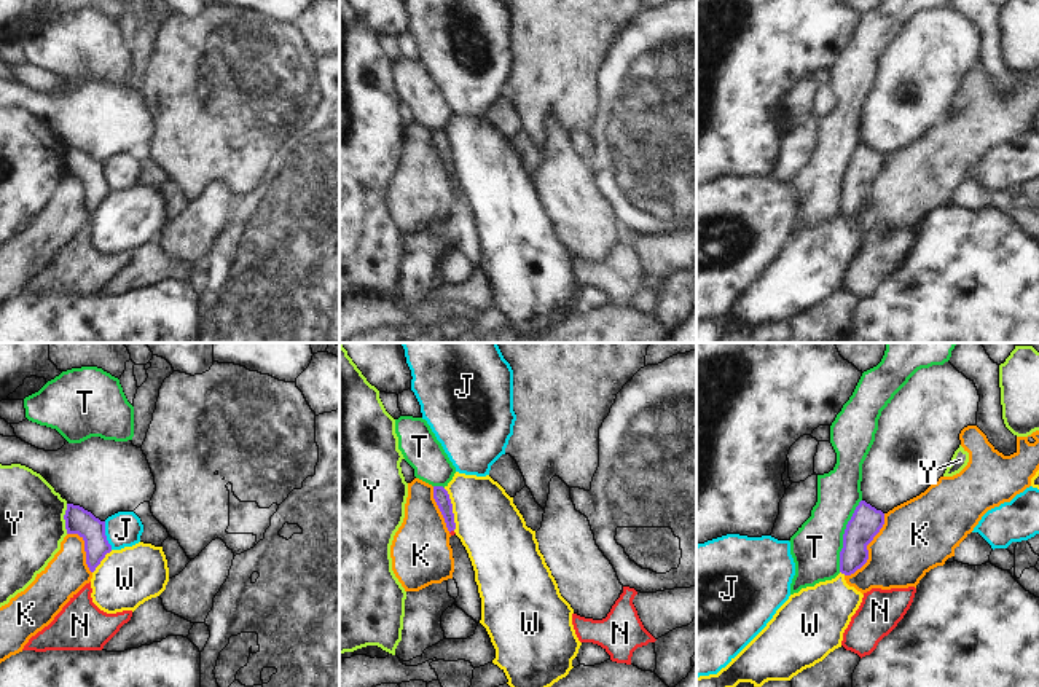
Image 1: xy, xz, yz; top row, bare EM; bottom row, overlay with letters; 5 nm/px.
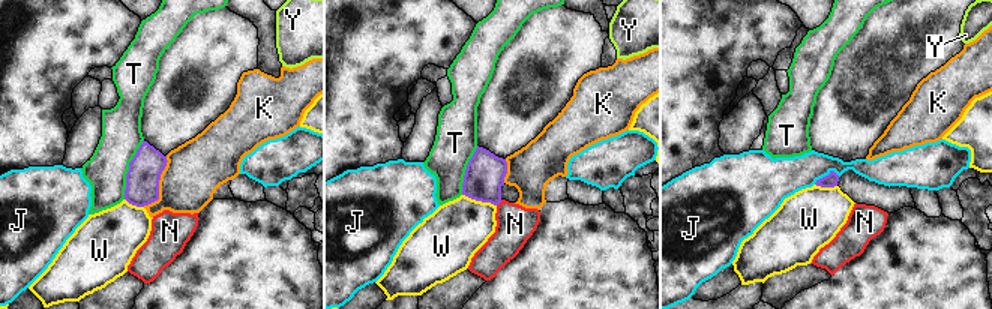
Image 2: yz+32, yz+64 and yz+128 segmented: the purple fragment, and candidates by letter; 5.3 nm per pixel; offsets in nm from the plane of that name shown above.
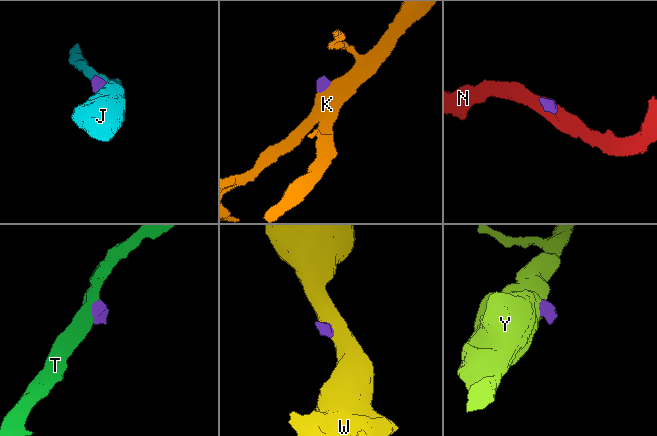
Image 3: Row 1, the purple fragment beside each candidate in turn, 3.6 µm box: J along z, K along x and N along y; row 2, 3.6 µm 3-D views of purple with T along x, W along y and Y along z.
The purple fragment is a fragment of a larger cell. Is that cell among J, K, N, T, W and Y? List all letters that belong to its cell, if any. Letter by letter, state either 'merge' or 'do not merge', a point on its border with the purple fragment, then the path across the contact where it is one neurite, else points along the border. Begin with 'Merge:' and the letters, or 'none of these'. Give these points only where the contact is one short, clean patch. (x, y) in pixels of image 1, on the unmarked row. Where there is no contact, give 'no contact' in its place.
Merge: N
J: do not merge; meets purple in xy at (105, 179); border along xy (104, 164), (104, 177), (112, 192)
K: do not merge; meets purple in yz at (866, 192); border along yz (885, 157), (885, 166), (867, 188), (867, 203), (845, 219)
N: merge; meets purple in xz at (451, 172); runs through xz (440, 137), (451, 172), (451, 176)
T: do not merge; meets purple in yz at (843, 179); border along yz (861, 142), (843, 177), (839, 214)
W: do not merge; meets purple in xz at (451, 152); border along xz (443, 131), (450, 141), (454, 172)
Y: do not merge; meets purple in xy at (64, 161); border along xy (67, 147), (64, 158), (66, 176)

